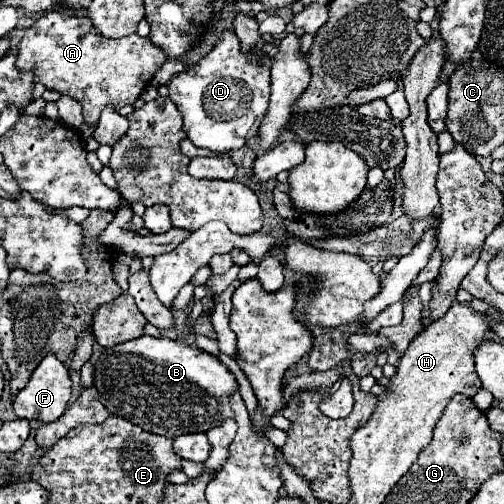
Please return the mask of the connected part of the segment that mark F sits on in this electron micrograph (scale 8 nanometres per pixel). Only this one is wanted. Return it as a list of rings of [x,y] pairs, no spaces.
[[[49,353],[47,357],[41,359],[39,367],[35,367],[29,383],[17,393],[17,397],[13,401],[13,409],[15,409],[17,417],[21,417],[21,419],[29,419],[29,421],[37,421],[37,423],[51,423],[51,421],[59,419],[61,413],[67,409],[69,397],[71,397],[69,371],[53,353]]]

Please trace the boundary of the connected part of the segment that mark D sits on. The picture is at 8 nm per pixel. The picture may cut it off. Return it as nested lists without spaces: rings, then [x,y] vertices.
[[[225,29],[215,49],[197,65],[177,73],[169,81],[169,99],[183,115],[183,129],[195,147],[205,147],[213,153],[229,153],[245,147],[255,135],[259,121],[267,109],[269,69],[273,57],[245,53],[241,41],[231,29]]]

